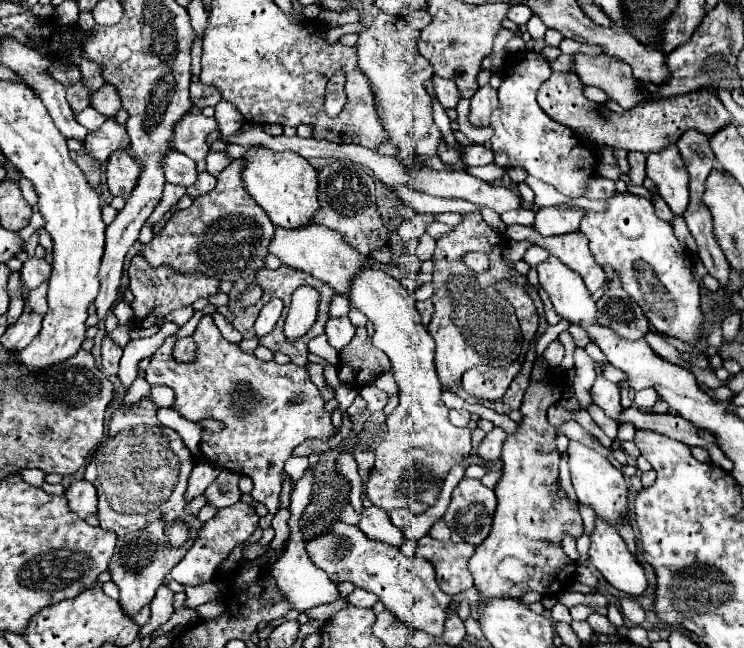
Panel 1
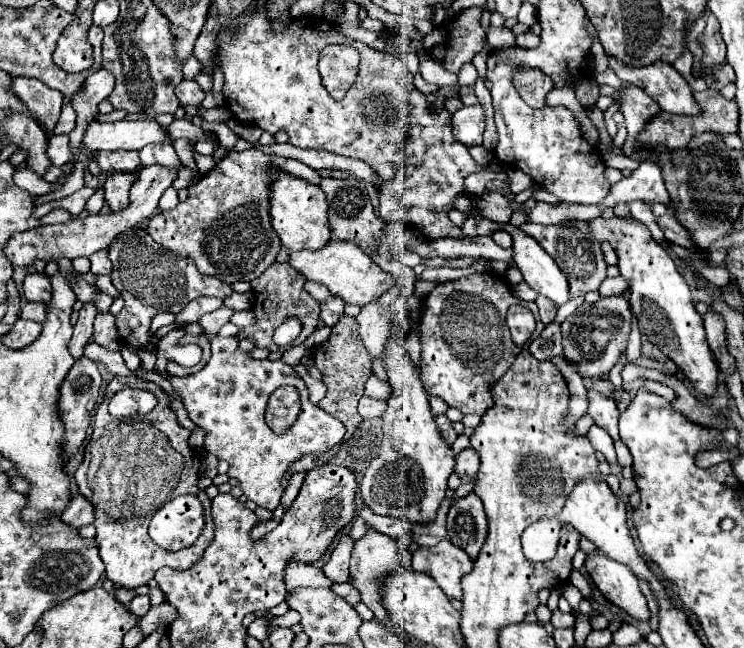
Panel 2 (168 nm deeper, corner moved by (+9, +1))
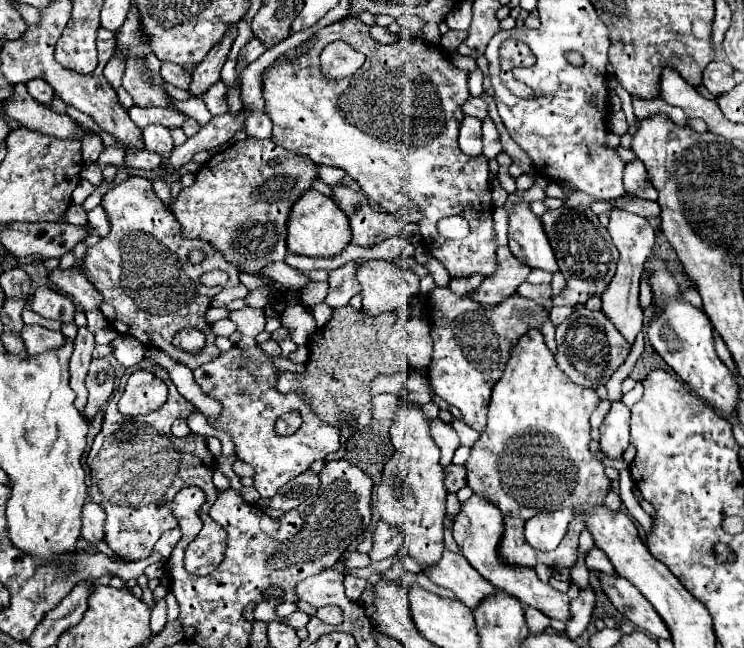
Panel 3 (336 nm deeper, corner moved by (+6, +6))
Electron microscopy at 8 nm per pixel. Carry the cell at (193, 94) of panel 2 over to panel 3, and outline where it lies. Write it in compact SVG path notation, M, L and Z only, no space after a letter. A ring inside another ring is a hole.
M164 64L162 66L162 70L160 70L160 74L162 74L162 78L166 80L166 82L172 82L174 86L178 86L178 88L188 88L188 84L190 84L190 76L186 76L184 72L182 72L182 68L180 66L176 66L176 64Z

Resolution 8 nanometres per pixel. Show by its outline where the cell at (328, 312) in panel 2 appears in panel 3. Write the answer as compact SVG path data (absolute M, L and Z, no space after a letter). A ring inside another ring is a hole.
M362 260L356 262L348 262L342 268L330 272L330 288L328 288L328 296L326 296L326 304L330 308L340 308L346 306L348 300L360 292L360 284L356 282L356 270L360 268Z

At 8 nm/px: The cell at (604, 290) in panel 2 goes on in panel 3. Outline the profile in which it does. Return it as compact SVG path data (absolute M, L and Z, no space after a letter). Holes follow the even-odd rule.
M612 210L607 230L612 242L616 244L616 248L620 252L620 260L618 260L616 276L612 278L610 286L602 294L602 312L612 320L616 330L620 330L620 334L628 342L634 342L636 334L642 330L642 324L644 324L642 308L638 302L638 284L640 284L640 276L644 270L644 262L646 262L646 258L654 246L654 228L642 216L622 210Z

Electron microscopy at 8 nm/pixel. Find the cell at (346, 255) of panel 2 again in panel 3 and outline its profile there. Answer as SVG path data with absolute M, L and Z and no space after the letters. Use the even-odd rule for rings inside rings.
M386 260L364 262L356 278L362 284L362 310L368 316L398 312L420 290L420 278L412 268L398 268Z

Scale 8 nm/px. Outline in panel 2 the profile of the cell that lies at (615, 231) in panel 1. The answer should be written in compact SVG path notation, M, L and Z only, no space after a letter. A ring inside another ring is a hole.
M595 217L587 221L587 227L599 243L607 241L615 249L619 257L617 265L621 269L621 277L629 283L629 305L631 313L637 317L639 329L669 359L673 359L677 367L683 369L697 391L713 395L717 387L717 363L705 339L703 319L691 301L691 289L683 275L677 271L673 259L651 237L649 227L633 217Z

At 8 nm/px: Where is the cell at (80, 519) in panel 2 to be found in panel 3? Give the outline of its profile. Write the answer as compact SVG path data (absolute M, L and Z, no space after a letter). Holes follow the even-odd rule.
M88 502L82 510L82 538L88 540L88 542L100 542L104 540L104 510L94 504L94 502Z

